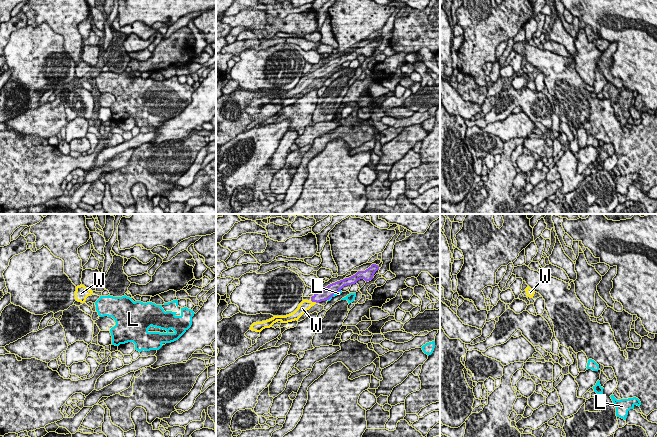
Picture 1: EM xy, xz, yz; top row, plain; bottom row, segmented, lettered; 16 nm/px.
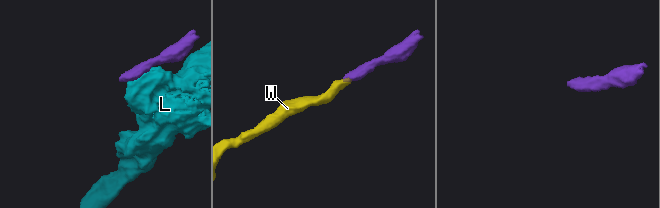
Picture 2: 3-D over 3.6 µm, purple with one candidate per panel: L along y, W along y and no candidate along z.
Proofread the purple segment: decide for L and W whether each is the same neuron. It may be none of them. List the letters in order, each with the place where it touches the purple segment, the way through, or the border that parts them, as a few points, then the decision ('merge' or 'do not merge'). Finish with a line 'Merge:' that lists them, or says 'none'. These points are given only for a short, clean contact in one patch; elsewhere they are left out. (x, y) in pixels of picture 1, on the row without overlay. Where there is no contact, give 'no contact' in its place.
L: contact xz (334, 69); border xz (340, 66), (328, 76); do not merge
W: contact xz (314, 77); way xz (326, 69), (314, 77), (305, 81); merge
Merge: W

